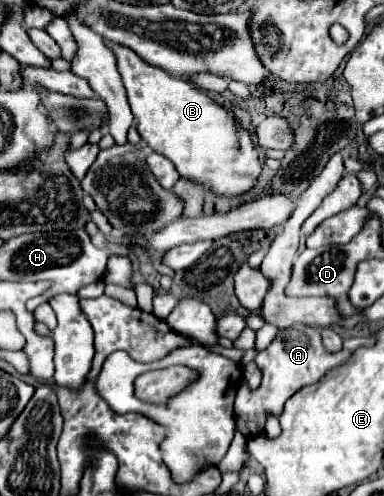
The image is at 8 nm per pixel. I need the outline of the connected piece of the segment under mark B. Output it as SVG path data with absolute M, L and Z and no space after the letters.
M109 41L105 43L117 55L117 67L123 77L141 139L145 139L153 151L169 157L181 177L201 185L211 185L213 191L223 195L249 191L261 173L261 159L243 127L239 141L239 125L235 123L235 117L215 103L203 89L197 89L159 67L147 65L127 47L117 47Z

